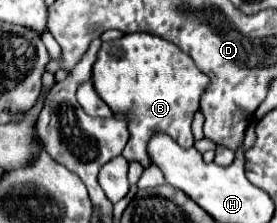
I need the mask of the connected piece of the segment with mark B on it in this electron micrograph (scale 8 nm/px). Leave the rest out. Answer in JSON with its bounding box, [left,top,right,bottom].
[93,33,211,167]

